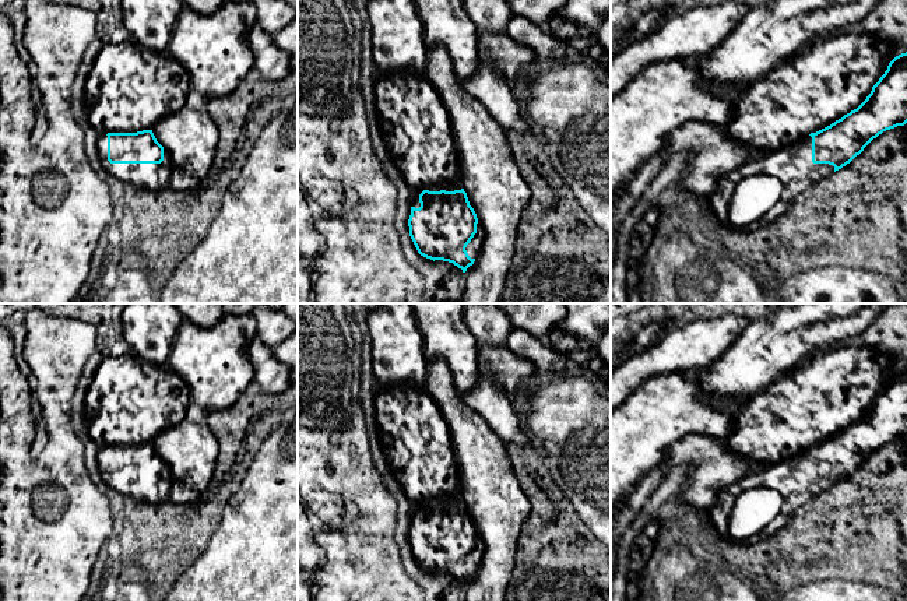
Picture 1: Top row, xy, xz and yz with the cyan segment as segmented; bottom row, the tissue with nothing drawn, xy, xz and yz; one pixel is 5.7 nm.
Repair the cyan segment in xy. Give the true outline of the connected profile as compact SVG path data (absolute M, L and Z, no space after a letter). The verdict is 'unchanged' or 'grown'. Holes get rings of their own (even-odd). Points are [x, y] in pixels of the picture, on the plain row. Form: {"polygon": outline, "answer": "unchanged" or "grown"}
{"polygon": "M152 443L101 447L98 463L103 484L117 493L148 503L169 500L170 471Z", "answer": "grown"}

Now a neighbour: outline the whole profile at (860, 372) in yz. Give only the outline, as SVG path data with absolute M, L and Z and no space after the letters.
M844 345L816 352L737 407L727 446L759 467L794 457L857 422L896 369L892 354L868 347Z

